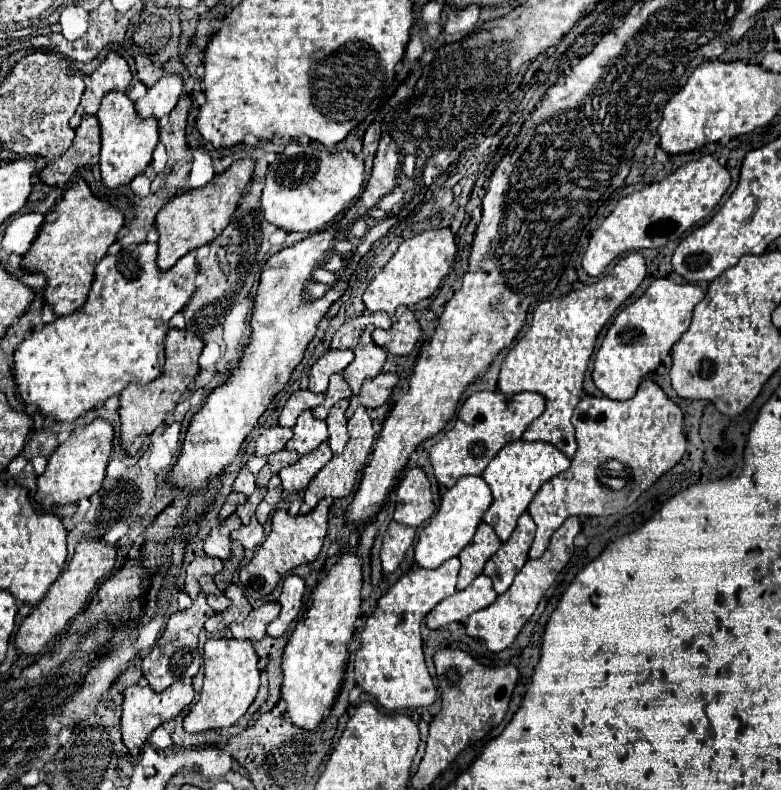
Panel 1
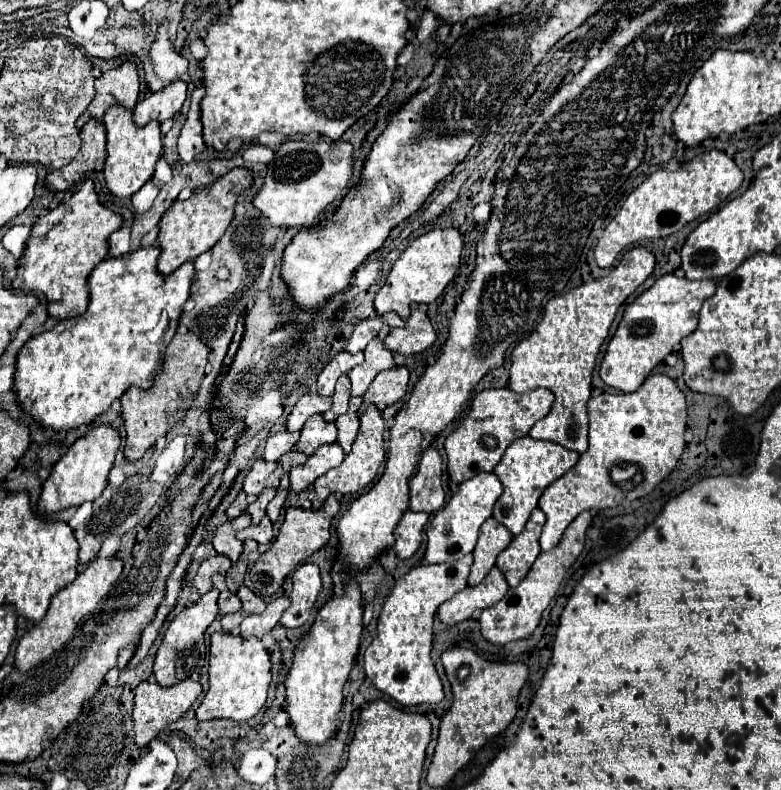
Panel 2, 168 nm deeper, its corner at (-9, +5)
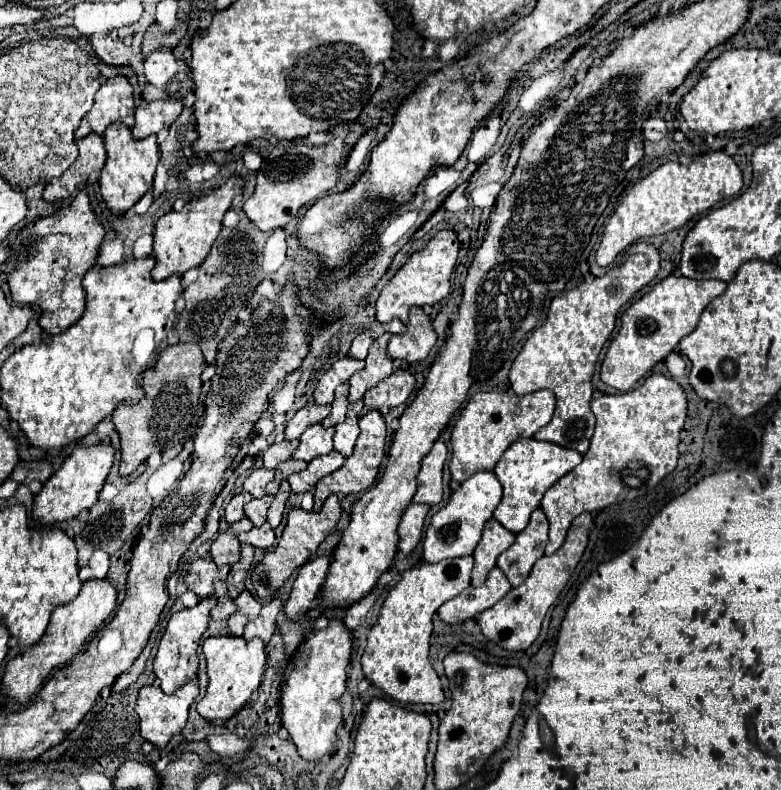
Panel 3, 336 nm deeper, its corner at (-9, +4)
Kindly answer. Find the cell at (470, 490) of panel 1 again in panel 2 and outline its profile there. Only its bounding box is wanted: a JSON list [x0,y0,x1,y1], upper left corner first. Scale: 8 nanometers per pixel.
[426,473,502,563]

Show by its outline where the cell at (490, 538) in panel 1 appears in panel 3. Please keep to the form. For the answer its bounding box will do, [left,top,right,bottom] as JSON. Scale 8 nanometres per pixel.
[472,518,514,586]

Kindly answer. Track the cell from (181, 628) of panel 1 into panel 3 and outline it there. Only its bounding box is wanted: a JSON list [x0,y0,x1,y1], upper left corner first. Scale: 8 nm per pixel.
[154,596,216,694]

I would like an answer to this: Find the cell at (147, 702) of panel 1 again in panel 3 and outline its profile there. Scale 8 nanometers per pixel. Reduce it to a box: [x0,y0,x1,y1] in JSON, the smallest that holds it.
[136,682,198,748]

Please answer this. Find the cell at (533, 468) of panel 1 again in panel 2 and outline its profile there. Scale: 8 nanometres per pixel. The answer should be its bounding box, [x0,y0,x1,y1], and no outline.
[494,435,580,535]

